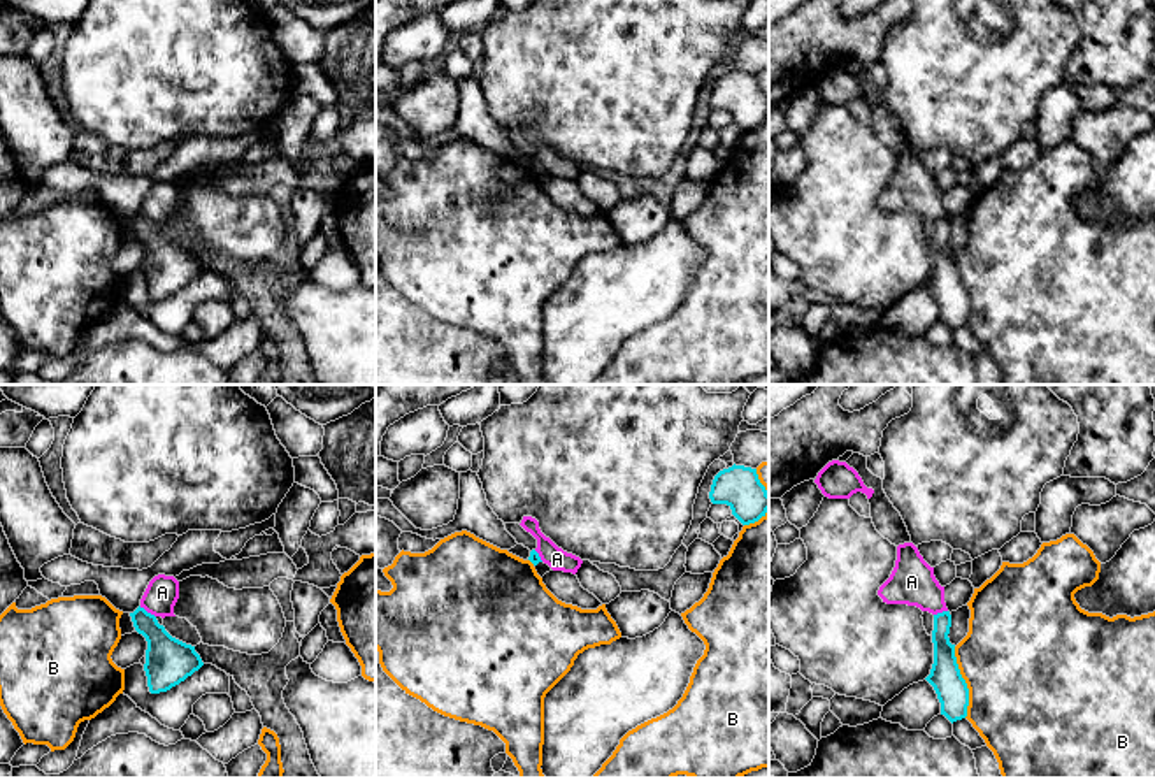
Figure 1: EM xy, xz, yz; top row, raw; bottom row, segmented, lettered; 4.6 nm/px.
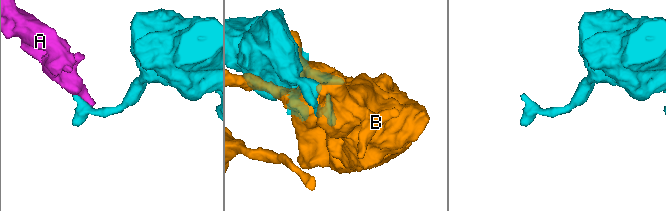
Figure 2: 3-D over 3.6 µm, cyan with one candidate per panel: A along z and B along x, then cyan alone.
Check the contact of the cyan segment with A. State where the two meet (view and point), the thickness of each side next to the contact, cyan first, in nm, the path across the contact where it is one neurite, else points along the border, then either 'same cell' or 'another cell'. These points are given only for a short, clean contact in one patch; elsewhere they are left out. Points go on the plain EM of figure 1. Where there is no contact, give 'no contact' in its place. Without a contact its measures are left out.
meets cyan in xy at (146, 218); 220 nm thick on the cyan side, 150 nm on the other; border along xy (139, 213), (155, 223); another cell

